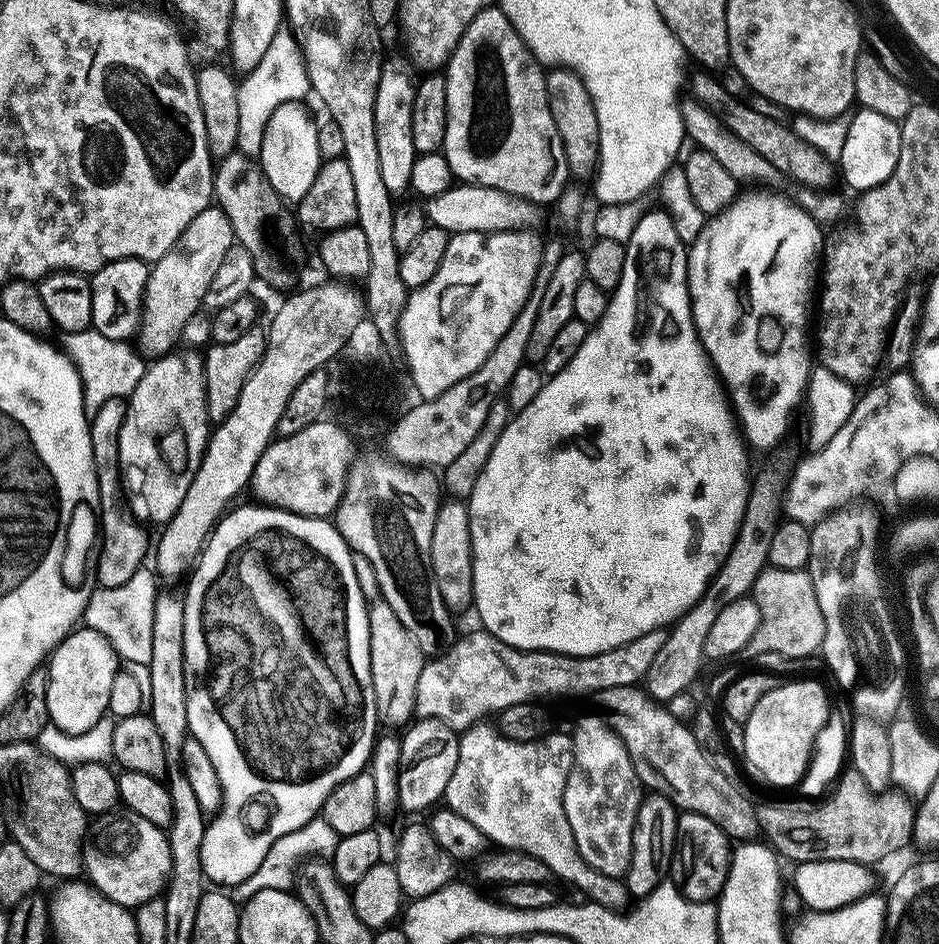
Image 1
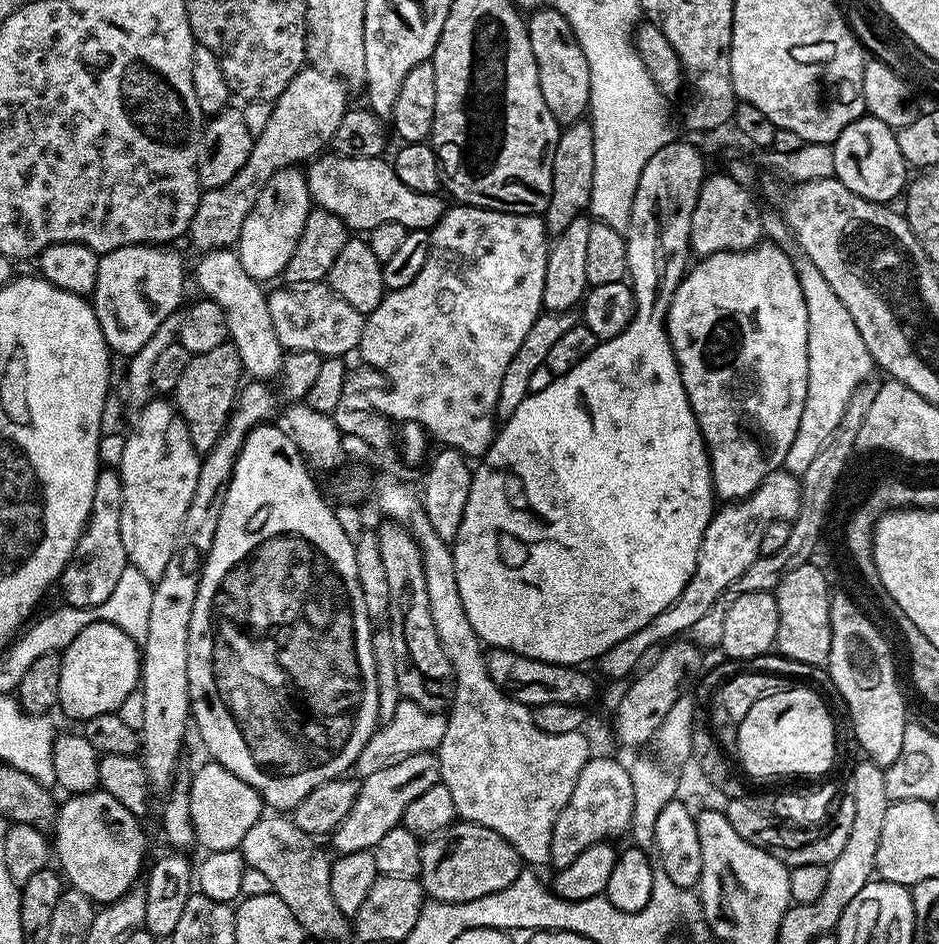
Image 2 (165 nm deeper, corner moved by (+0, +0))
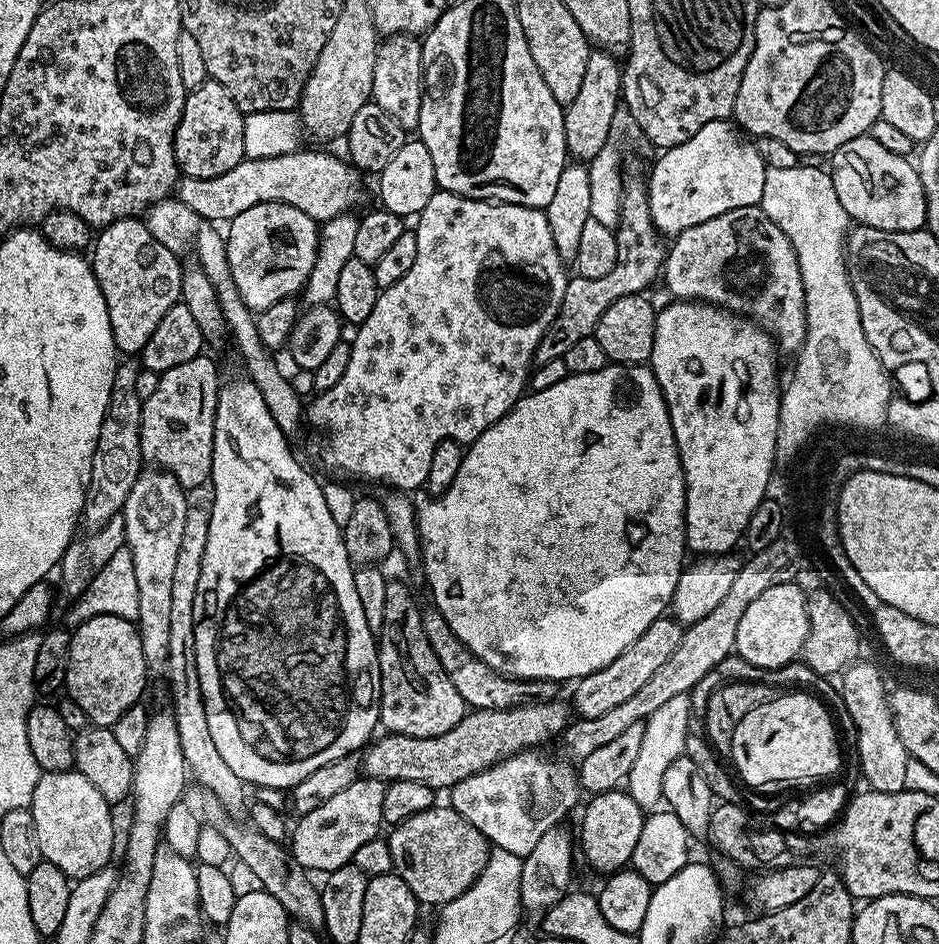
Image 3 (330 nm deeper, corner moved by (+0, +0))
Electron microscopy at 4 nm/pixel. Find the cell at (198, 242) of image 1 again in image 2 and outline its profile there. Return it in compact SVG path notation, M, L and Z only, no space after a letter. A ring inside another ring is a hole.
M311 66L301 68L300 73L289 82L286 90L282 90L282 94L272 104L270 118L266 118L266 126L263 128L262 134L253 139L250 158L246 158L242 170L238 170L234 174L234 178L230 178L230 182L226 182L220 188L209 188L201 191L198 210L194 210L190 229L193 246L200 248L199 250L232 248L242 234L242 222L246 222L262 186L266 186L266 182L270 182L273 174L279 168L299 165L301 163L299 160L311 161L313 158L319 157L331 145L334 130L338 130L338 122L342 122L342 118L349 110L348 95L350 95L349 89L345 87L340 77L331 76L320 68Z

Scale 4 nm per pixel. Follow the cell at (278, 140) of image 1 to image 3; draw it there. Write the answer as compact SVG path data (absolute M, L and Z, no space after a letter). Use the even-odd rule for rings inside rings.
M270 202L250 206L250 210L242 210L242 214L238 214L238 218L230 221L227 228L226 243L230 274L234 278L234 286L238 286L238 294L242 294L242 302L246 302L246 306L251 308L253 313L261 312L278 302L295 297L303 289L316 257L317 221L302 214L302 210L294 206Z

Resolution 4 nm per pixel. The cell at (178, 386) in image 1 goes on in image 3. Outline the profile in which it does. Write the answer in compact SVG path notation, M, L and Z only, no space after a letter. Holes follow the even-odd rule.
M144 470L134 482L134 490L126 498L122 509L124 517L124 543L133 555L134 575L138 582L138 614L134 621L140 629L142 654L149 673L163 673L168 667L170 642L170 602L174 591L174 566L178 563L178 546L182 546L182 530L186 530L186 514L190 507L186 490L169 472Z

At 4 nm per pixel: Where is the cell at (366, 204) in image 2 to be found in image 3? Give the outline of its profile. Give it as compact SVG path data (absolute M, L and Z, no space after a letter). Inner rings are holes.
M304 151L274 158L246 158L238 162L238 166L226 170L226 174L214 178L181 175L176 181L175 199L190 206L194 214L202 214L202 218L213 222L230 222L238 218L242 210L270 202L294 206L317 222L351 213L352 207L360 200L361 173L347 159L339 160L328 152Z

